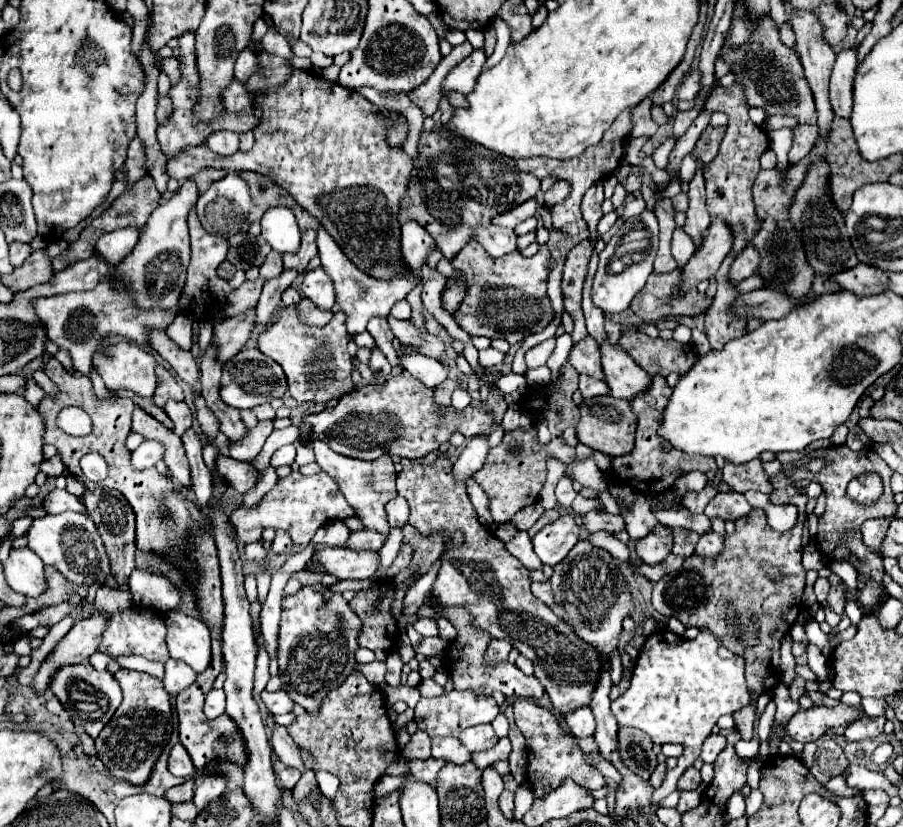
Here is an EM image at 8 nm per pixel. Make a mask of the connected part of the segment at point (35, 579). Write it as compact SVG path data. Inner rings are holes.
M29 548L11 550L5 562L5 576L9 586L27 598L37 598L47 592L43 562Z

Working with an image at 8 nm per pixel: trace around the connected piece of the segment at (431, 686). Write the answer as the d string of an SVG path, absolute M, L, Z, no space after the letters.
M423 680L419 684L419 690L421 690L421 696L439 696L443 694L443 686L439 686L435 680Z

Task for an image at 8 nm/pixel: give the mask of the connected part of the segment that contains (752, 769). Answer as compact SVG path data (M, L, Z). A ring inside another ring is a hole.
M751 760L749 768L747 768L747 784L749 784L753 790L759 786L761 768L763 768L763 760Z

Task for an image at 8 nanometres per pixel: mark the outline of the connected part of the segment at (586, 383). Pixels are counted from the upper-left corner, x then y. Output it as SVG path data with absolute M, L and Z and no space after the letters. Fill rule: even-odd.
M587 374L579 376L579 390L581 390L583 398L593 398L593 396L605 396L605 394L609 394L609 388L607 388L607 384L603 380L591 378Z

